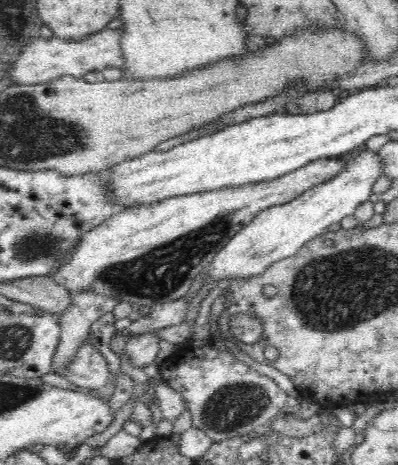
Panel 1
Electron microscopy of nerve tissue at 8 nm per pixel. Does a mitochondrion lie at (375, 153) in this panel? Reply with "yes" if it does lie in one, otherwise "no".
no

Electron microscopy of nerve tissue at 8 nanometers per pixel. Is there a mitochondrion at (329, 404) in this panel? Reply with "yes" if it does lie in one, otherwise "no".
no

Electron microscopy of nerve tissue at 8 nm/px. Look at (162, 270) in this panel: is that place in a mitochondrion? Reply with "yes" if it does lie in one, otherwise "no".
yes

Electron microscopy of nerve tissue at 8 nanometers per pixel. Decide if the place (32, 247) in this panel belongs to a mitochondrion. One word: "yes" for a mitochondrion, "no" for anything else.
yes

